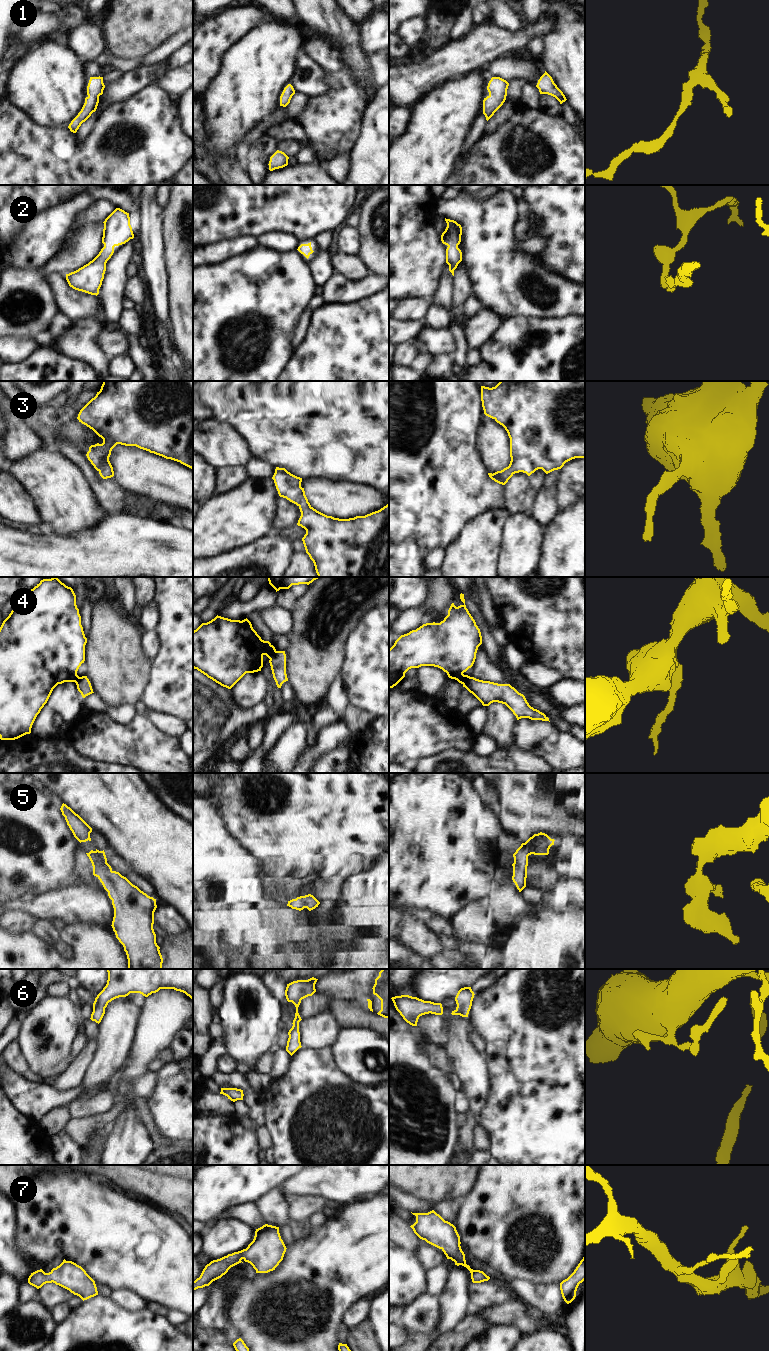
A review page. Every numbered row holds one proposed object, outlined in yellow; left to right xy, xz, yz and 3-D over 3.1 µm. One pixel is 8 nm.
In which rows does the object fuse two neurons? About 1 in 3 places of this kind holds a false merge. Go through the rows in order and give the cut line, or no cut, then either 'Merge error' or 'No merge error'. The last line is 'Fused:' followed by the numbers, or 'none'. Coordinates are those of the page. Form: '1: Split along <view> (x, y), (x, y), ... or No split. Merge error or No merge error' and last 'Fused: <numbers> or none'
1: No split. No merge error
2: No split. No merge error
3: No split. No merge error
4: Split along yz (470, 677), (462, 683). Merge error
5: No split. No merge error
6: No split. No merge error
7: No split. No merge error
Fused: 4

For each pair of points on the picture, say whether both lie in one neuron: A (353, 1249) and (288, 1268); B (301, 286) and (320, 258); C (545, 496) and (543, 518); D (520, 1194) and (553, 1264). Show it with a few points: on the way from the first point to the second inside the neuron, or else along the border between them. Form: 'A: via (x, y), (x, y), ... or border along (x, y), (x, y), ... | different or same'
A: via (337, 1264), (334, 1266), (310, 1266), (304, 1268) | same
B: border along (307, 259), (313, 281), (317, 285) | different
C: via (545, 501), (544, 513) | same
D: via (535, 1212), (538, 1225), (537, 1250) | same

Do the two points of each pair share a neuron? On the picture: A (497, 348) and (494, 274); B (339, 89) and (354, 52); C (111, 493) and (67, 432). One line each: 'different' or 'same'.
A: different
B: different
C: different

